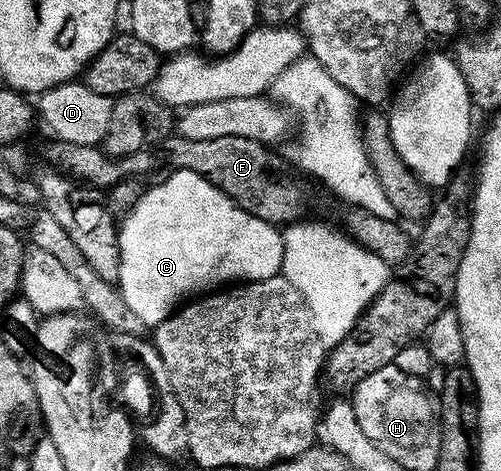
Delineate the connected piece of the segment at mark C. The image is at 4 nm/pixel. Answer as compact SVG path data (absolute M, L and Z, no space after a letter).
M184 166L178 167L176 170L178 172L171 173L162 184L157 184L154 188L146 187L144 191L142 191L139 202L135 202L135 206L132 210L125 213L117 230L119 274L117 275L115 284L121 293L123 302L127 302L131 314L135 314L135 318L139 318L139 322L143 326L162 324L168 316L172 316L173 313L177 311L179 302L188 301L198 294L209 294L214 290L220 289L222 286L233 286L238 282L266 280L267 278L278 275L281 270L281 263L283 262L283 246L285 245L285 241L282 233L278 231L274 225L263 222L251 214L247 214L247 210L243 210L235 201L223 195L215 185L211 182L207 182L207 178L203 178L198 172L193 172Z

